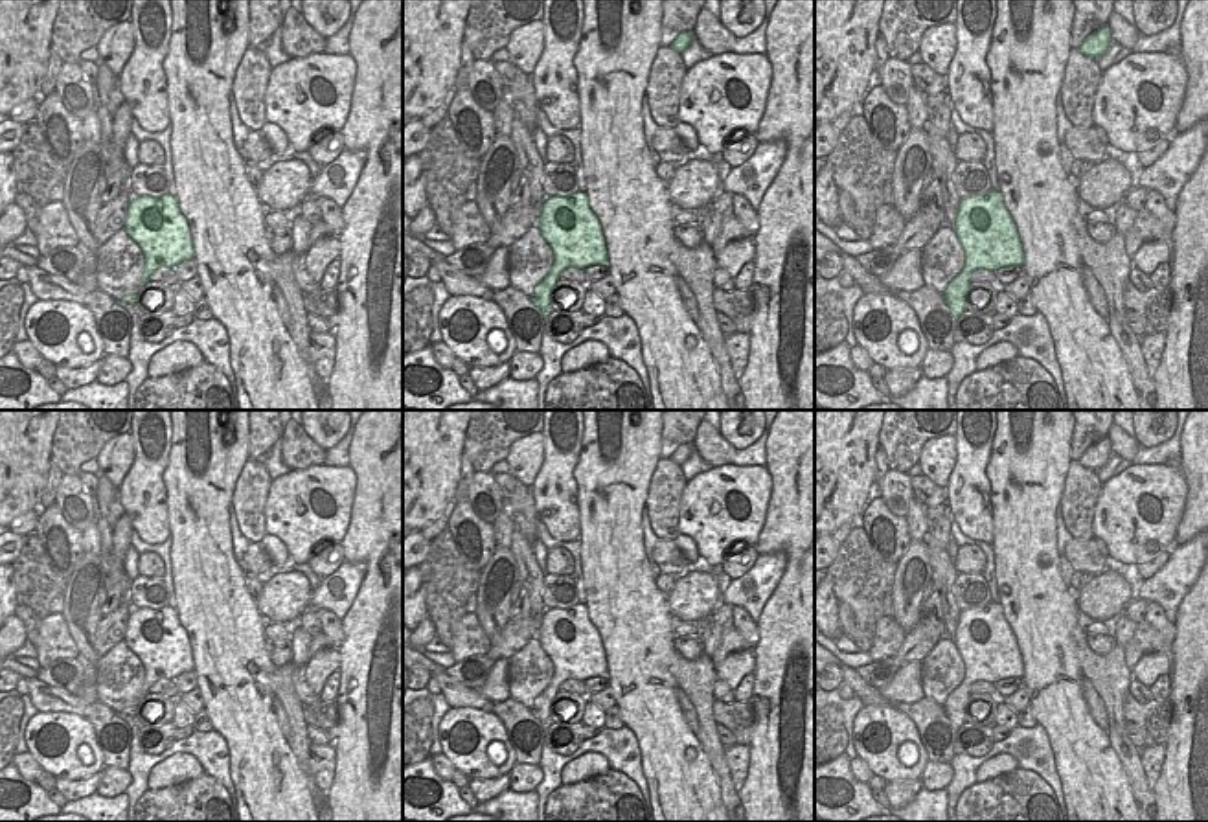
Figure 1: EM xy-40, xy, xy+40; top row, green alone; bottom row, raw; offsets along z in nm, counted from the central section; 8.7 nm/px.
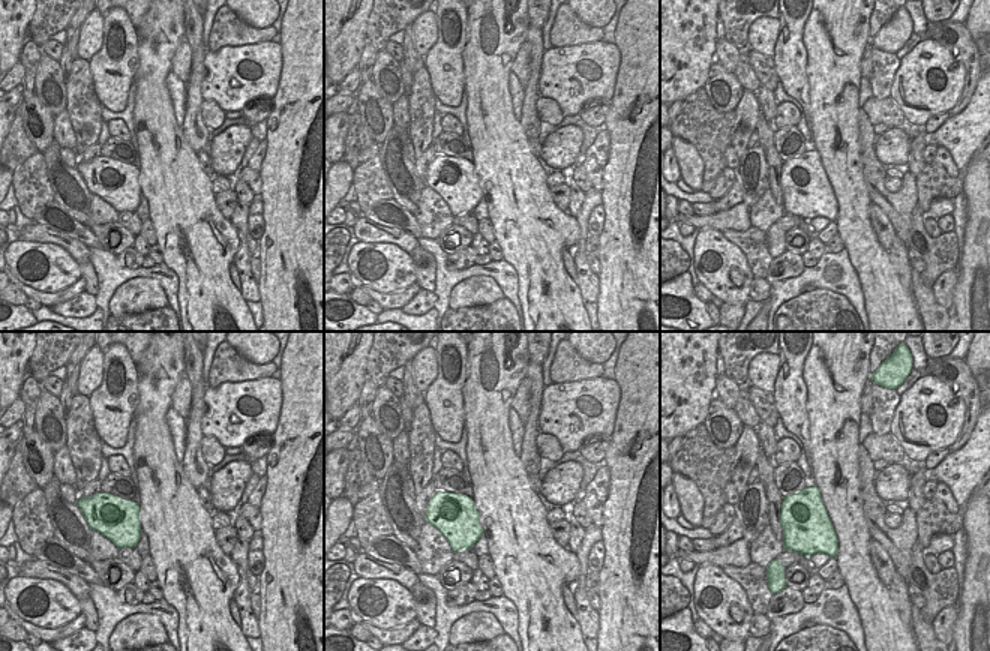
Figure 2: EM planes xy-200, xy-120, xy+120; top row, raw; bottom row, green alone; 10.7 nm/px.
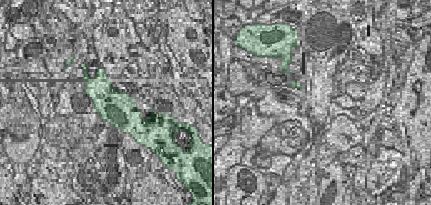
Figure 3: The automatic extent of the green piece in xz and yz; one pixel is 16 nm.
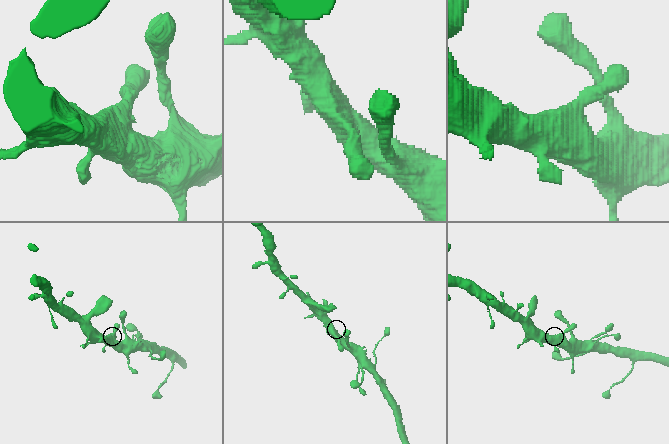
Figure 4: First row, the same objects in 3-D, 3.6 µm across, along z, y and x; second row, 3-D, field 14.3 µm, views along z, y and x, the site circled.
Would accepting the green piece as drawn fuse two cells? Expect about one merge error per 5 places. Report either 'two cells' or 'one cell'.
one cell

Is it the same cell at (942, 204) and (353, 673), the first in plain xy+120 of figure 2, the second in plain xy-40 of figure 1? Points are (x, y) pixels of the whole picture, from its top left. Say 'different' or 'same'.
different

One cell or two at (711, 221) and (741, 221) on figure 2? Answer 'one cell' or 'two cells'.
one cell

